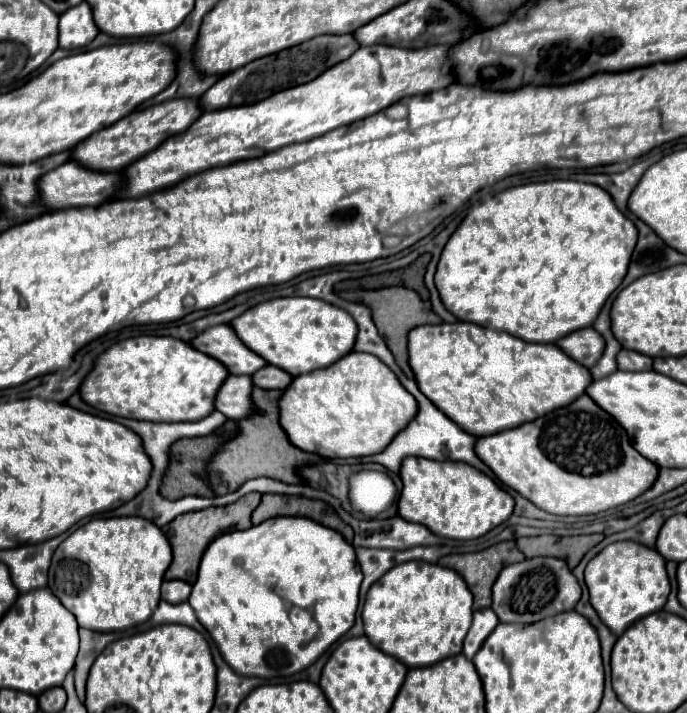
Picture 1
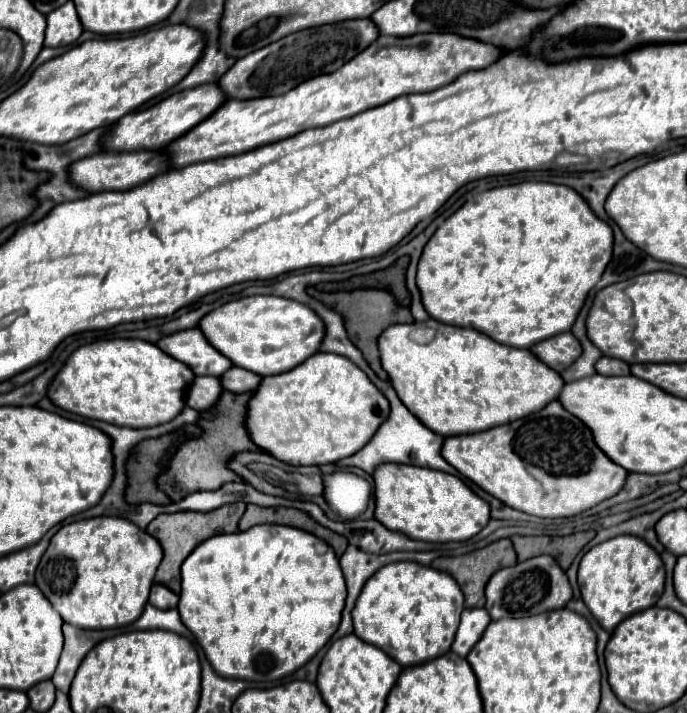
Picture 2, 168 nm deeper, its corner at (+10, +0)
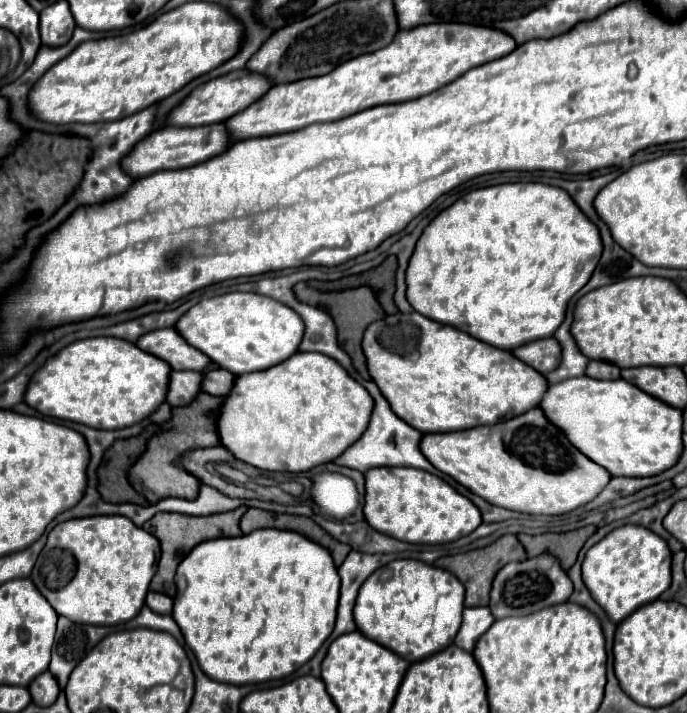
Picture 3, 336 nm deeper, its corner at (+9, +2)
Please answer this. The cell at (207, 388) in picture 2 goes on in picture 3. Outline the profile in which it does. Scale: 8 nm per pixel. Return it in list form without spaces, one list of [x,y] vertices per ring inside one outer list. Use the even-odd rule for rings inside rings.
[[[172,371],[166,391],[166,401],[172,407],[188,405],[200,391],[202,373],[198,371]]]

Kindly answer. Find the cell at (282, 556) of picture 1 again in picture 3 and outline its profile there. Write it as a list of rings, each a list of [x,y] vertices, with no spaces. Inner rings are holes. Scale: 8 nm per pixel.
[[[258,529],[252,531],[250,535],[242,535],[242,537],[220,537],[220,539],[210,539],[204,541],[200,545],[196,545],[188,557],[178,565],[176,571],[176,597],[174,597],[174,609],[172,609],[172,617],[178,623],[178,627],[182,629],[182,635],[186,639],[186,645],[192,649],[192,653],[198,659],[200,669],[214,681],[222,681],[228,685],[256,685],[256,683],[266,683],[266,681],[274,681],[274,679],[284,679],[288,675],[292,675],[296,669],[300,669],[320,647],[322,643],[330,637],[334,623],[336,623],[336,605],[338,605],[338,595],[340,595],[340,577],[336,573],[334,561],[330,557],[330,553],[302,537],[300,533],[294,531],[280,531],[280,529]]]

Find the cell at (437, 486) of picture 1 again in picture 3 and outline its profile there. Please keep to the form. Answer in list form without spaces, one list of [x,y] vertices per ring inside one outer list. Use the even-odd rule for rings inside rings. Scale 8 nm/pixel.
[[[378,467],[364,473],[366,495],[364,495],[364,519],[380,533],[388,533],[398,541],[438,545],[452,543],[472,533],[480,523],[478,507],[456,493],[440,477],[420,469],[406,467]]]

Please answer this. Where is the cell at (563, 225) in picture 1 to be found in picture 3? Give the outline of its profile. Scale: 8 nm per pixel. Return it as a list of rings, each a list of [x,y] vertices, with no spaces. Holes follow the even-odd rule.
[[[504,183],[504,185],[486,187],[486,189],[476,189],[464,197],[460,197],[450,207],[446,207],[442,213],[438,213],[424,227],[424,231],[414,247],[414,253],[410,257],[408,269],[406,269],[406,285],[408,285],[406,299],[412,303],[414,311],[422,313],[424,317],[430,317],[432,321],[452,325],[456,329],[462,329],[464,333],[470,333],[472,337],[478,337],[478,341],[486,341],[488,345],[494,345],[498,349],[512,351],[518,345],[554,335],[554,331],[564,321],[564,313],[566,313],[564,309],[566,309],[570,297],[576,291],[580,291],[592,277],[592,271],[598,265],[600,253],[602,253],[602,241],[600,241],[598,227],[592,221],[588,221],[588,217],[584,217],[584,213],[574,205],[574,201],[570,199],[570,195],[564,193],[564,189],[544,185],[544,183]]]

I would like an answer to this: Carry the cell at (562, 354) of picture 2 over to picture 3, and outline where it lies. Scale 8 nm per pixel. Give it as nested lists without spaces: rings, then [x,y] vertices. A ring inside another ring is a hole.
[[[554,337],[526,343],[518,349],[514,349],[512,353],[514,353],[514,357],[524,361],[532,369],[536,369],[538,373],[550,373],[560,363],[560,345]]]

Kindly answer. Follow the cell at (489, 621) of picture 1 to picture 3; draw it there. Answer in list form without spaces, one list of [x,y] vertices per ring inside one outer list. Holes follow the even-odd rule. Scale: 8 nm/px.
[[[468,607],[464,609],[464,621],[456,635],[456,645],[464,651],[472,651],[480,635],[488,631],[488,627],[494,623],[494,617],[488,607]]]

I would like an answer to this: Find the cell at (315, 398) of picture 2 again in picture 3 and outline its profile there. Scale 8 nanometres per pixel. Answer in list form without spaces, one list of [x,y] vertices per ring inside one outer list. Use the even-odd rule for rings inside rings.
[[[294,353],[286,361],[246,375],[238,375],[234,389],[226,395],[216,429],[220,443],[240,461],[262,471],[310,471],[316,465],[334,461],[342,455],[366,429],[372,415],[372,397],[356,383],[334,359],[322,353]]]

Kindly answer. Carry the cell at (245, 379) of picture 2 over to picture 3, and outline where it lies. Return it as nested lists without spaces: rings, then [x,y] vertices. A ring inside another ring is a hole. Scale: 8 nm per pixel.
[[[216,369],[216,371],[208,371],[200,383],[202,391],[208,393],[208,395],[214,395],[214,397],[224,397],[232,385],[234,385],[234,379],[236,375],[228,373],[226,369]]]

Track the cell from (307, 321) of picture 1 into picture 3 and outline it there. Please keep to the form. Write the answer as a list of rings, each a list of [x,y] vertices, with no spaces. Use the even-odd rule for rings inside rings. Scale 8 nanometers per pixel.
[[[226,293],[204,299],[190,307],[176,321],[174,329],[188,345],[234,375],[270,369],[286,361],[286,357],[298,351],[304,337],[304,323],[290,307],[258,293]]]

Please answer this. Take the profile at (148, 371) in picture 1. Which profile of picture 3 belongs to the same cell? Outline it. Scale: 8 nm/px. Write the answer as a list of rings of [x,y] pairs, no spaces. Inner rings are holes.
[[[92,337],[66,345],[32,375],[24,403],[38,413],[62,421],[82,421],[94,429],[122,429],[146,419],[166,399],[170,367],[116,337]]]

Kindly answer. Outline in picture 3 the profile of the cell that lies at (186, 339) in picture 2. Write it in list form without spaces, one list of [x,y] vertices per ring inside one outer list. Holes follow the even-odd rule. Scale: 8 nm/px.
[[[176,329],[150,331],[136,341],[136,347],[140,347],[142,351],[166,361],[172,369],[202,371],[206,365],[210,365],[210,359],[204,353],[200,353],[198,349],[190,347],[176,333]]]

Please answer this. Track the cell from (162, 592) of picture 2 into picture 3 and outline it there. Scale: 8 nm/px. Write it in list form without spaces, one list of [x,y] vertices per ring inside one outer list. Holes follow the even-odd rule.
[[[150,591],[146,595],[146,605],[154,611],[154,613],[170,613],[172,611],[172,599],[164,593],[154,593]]]

